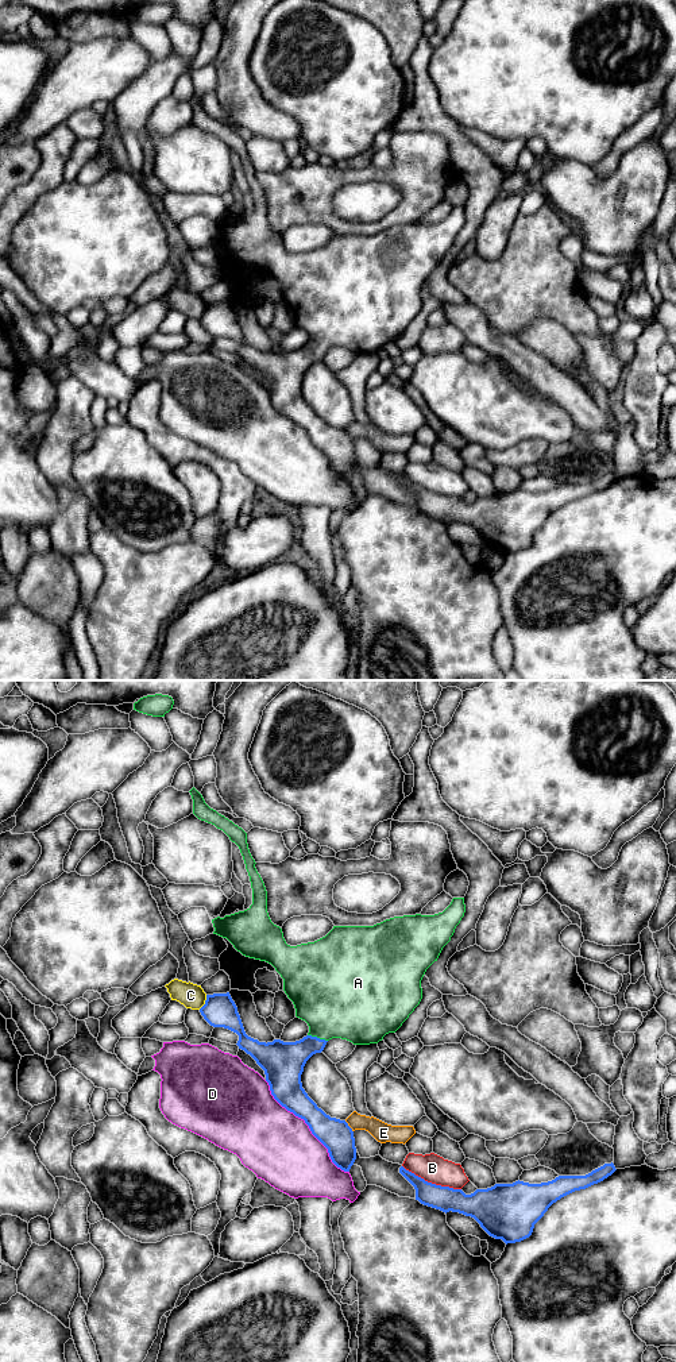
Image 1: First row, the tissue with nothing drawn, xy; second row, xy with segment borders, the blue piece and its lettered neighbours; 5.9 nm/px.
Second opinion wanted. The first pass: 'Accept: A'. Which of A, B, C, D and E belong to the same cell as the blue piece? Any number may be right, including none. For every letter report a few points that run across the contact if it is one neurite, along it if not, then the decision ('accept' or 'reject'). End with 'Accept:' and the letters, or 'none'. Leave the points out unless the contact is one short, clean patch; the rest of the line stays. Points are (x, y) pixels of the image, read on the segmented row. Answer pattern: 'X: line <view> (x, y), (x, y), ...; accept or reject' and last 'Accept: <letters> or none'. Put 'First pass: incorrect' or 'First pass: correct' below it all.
A: line xy (284, 1063), (302, 1050), (316, 1037), (336, 1000); accept
B: reject
C: reject
D: reject
E: reject
Accept: A
First pass: correct

